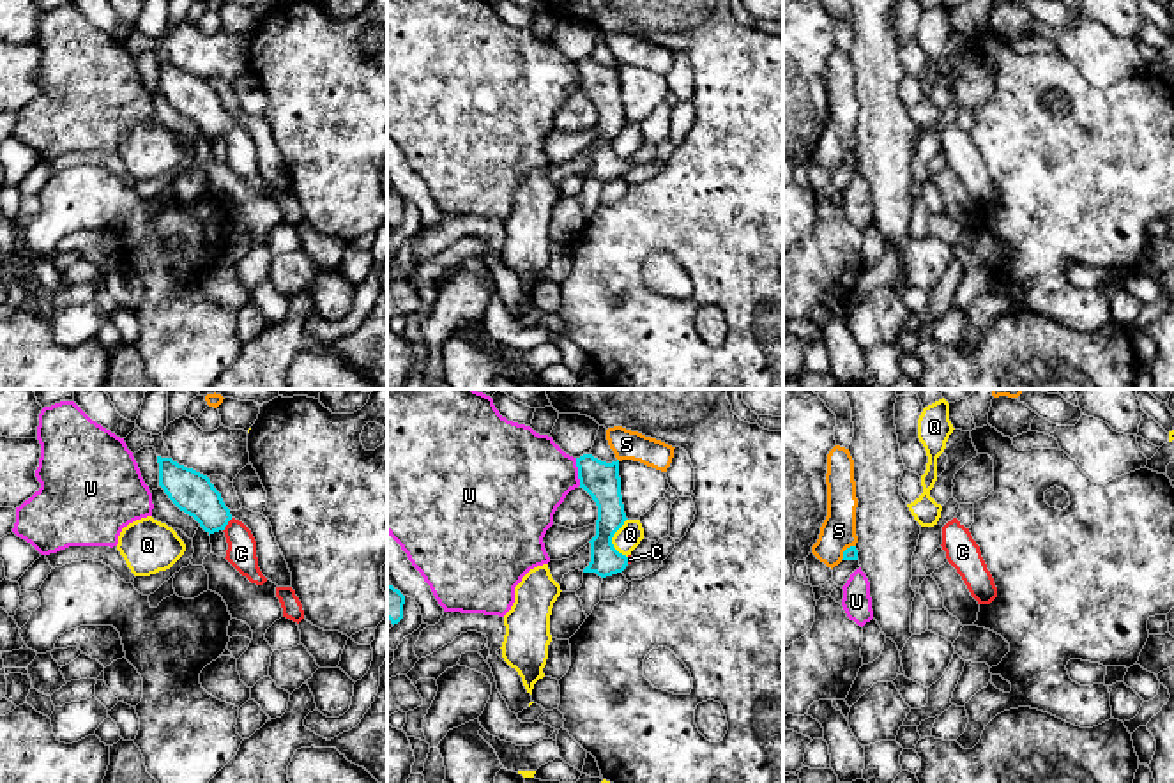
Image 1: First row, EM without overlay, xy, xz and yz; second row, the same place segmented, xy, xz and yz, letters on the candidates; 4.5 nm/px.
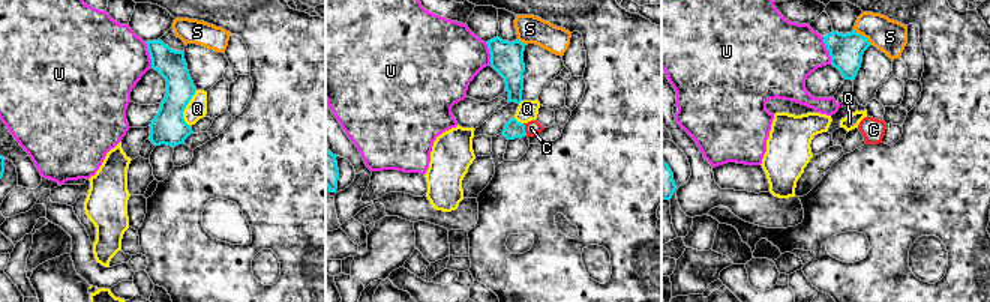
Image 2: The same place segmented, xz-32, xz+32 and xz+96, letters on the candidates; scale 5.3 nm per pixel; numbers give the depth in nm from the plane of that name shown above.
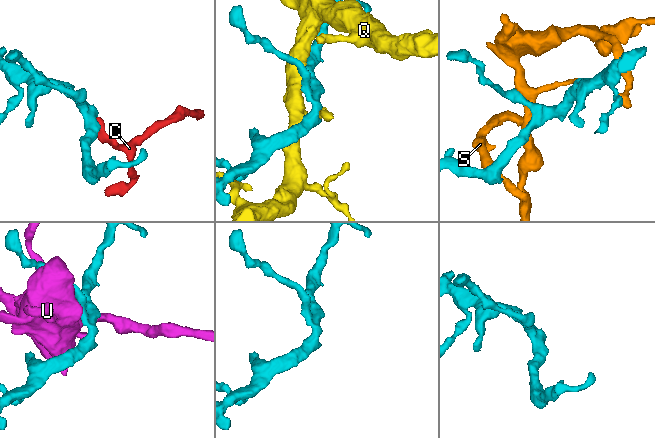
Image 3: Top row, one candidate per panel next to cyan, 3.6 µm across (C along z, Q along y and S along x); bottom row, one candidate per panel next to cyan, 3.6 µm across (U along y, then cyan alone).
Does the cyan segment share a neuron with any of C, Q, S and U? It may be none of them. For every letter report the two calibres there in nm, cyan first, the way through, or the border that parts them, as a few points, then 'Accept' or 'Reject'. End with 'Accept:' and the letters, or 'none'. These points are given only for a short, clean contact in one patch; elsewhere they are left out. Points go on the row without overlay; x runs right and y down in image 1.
C: Thickness 190 nm (cyan) against 140 nm. Path across: xy (191, 96), (227, 128), (241, 145), (241, 158). Accept
Q: Thickness 150 nm (cyan) against 110 nm. Reject
S: Thickness 60 nm (cyan) against 160 nm. Reject
U: Thickness 170 nm (cyan) against 420 nm. Reject
Accept: C

